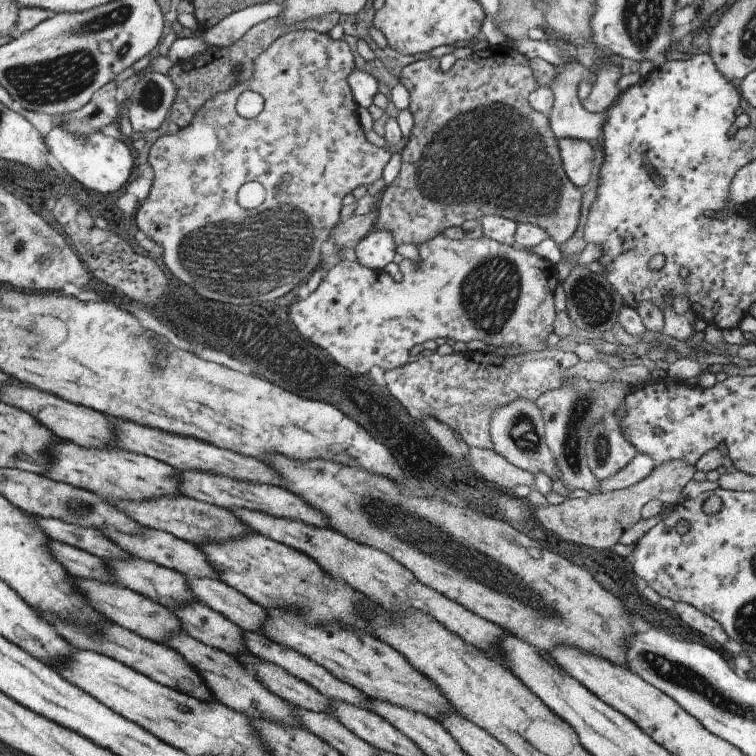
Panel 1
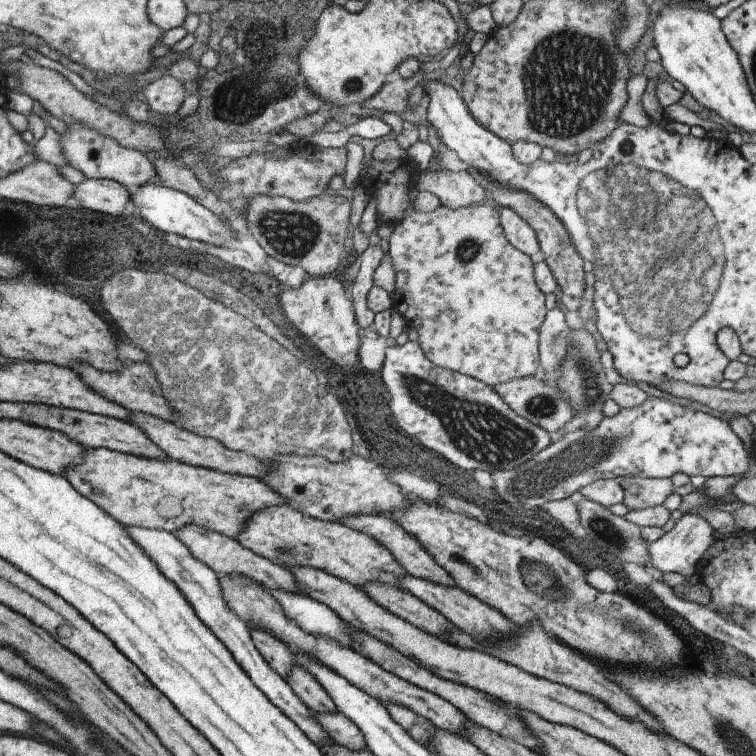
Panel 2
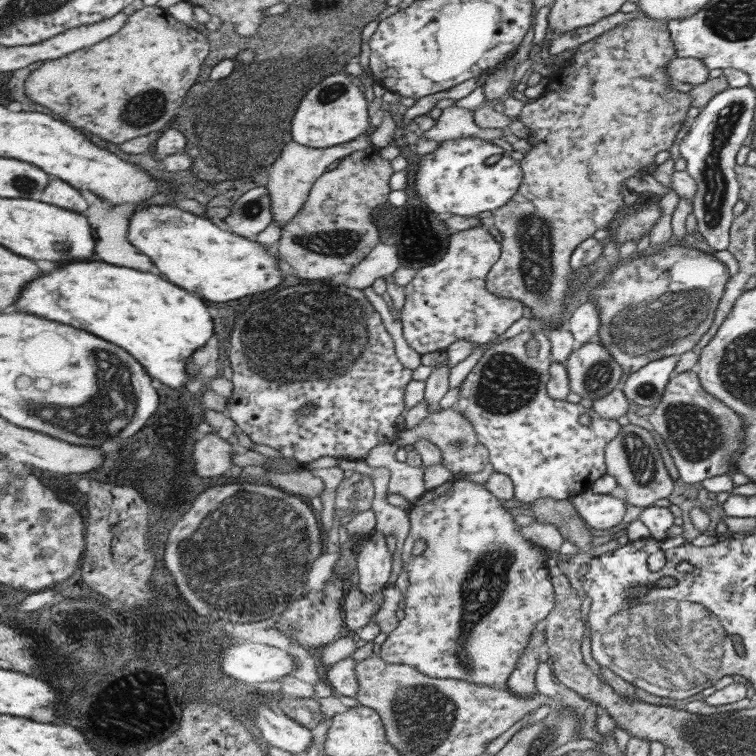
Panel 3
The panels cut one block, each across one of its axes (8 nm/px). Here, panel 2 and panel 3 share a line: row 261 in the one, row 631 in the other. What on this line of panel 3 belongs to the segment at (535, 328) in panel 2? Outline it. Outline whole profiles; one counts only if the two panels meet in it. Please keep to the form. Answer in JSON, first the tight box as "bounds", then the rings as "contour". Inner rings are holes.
{"bounds":[378,478,553,688],"contour":[[[466,478],[445,481],[443,484],[425,491],[418,500],[410,504],[406,515],[409,519],[409,532],[403,540],[400,554],[401,569],[403,567],[407,569],[407,588],[402,607],[404,614],[403,618],[397,622],[397,627],[379,645],[378,656],[387,664],[409,666],[429,678],[467,680],[473,684],[503,688],[506,686],[506,680],[515,668],[518,658],[522,656],[523,650],[527,647],[531,630],[539,620],[545,618],[545,615],[553,607],[553,586],[550,582],[549,567],[545,564],[547,557],[549,557],[547,552],[523,538],[513,516],[501,507],[500,501],[495,499],[495,496],[492,496],[483,484],[475,483]],[[417,540],[421,540],[425,544],[425,549],[421,554],[413,557],[411,548]]]}

